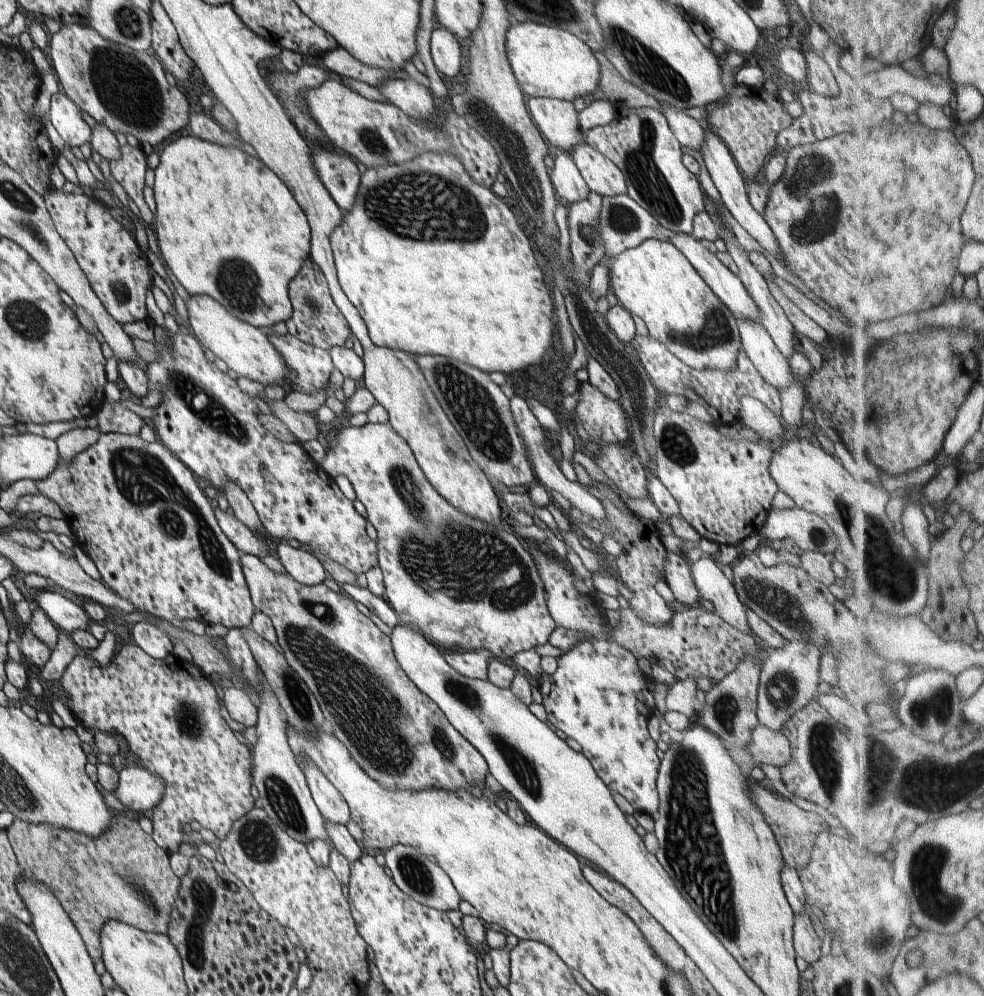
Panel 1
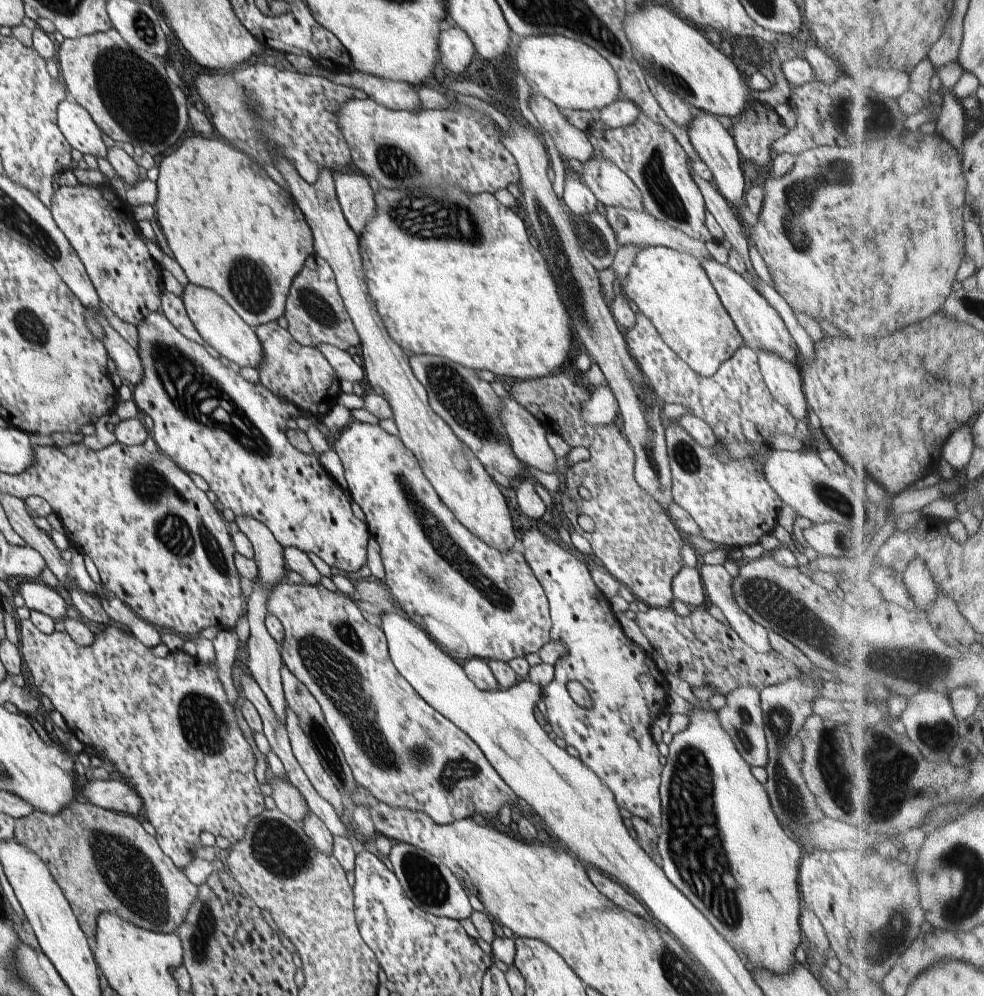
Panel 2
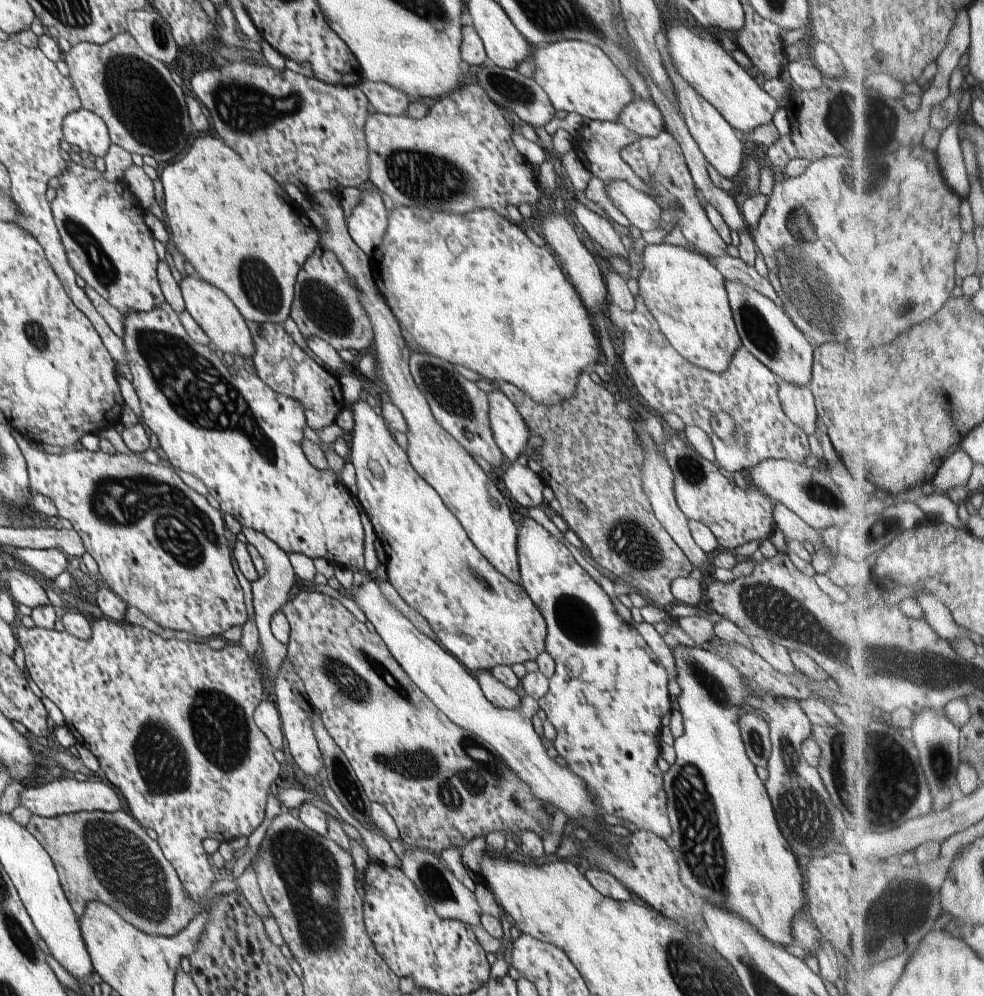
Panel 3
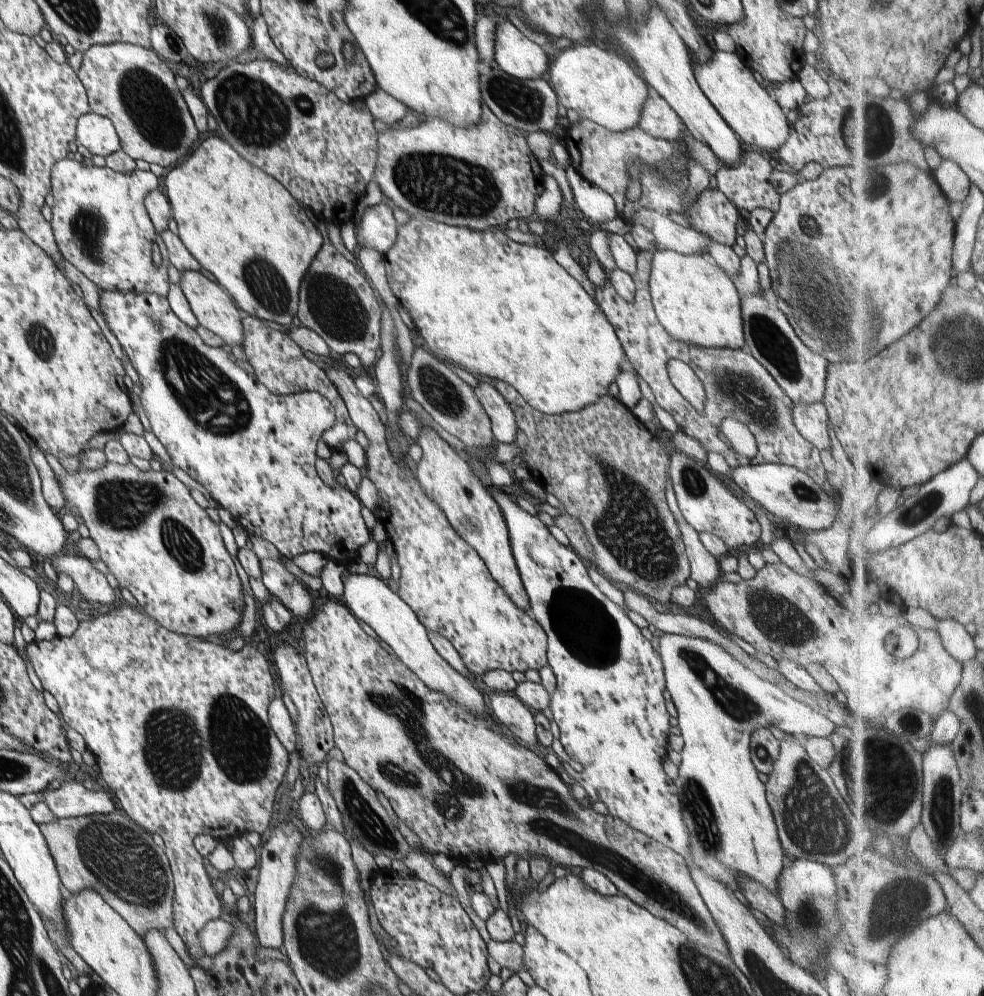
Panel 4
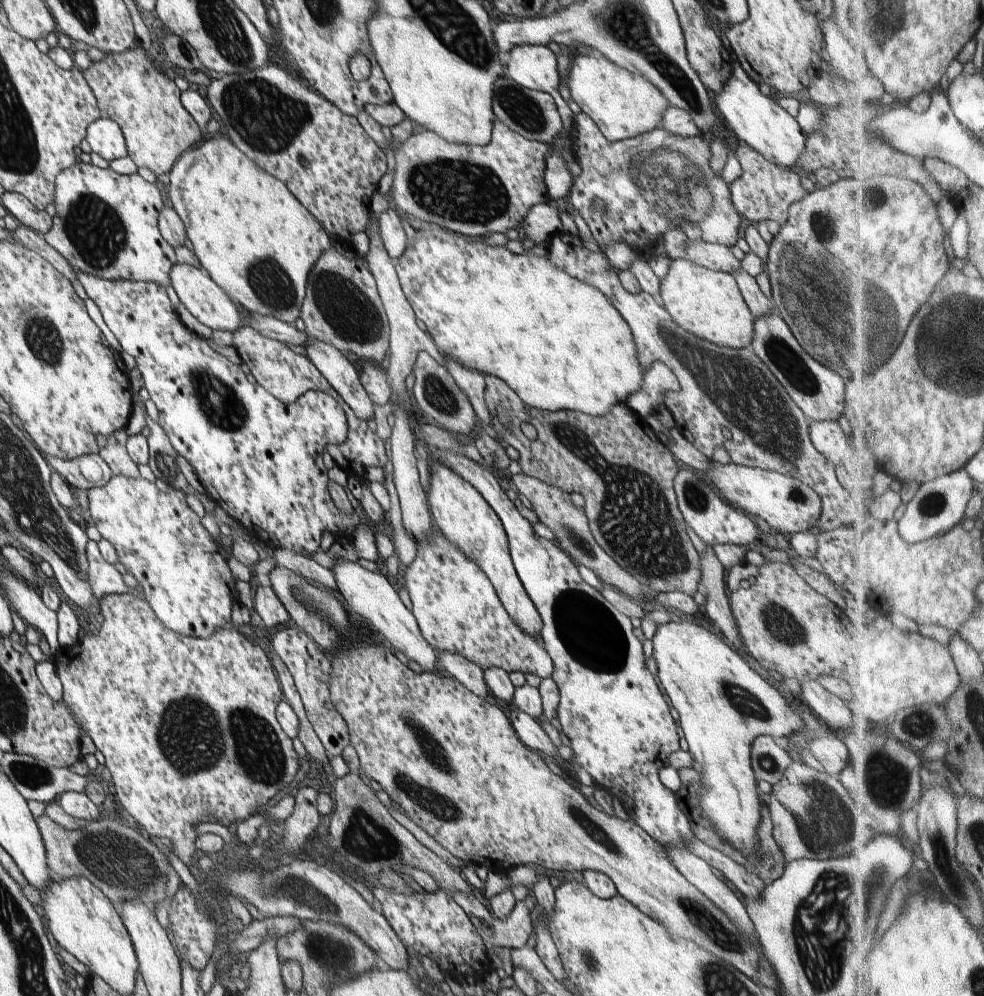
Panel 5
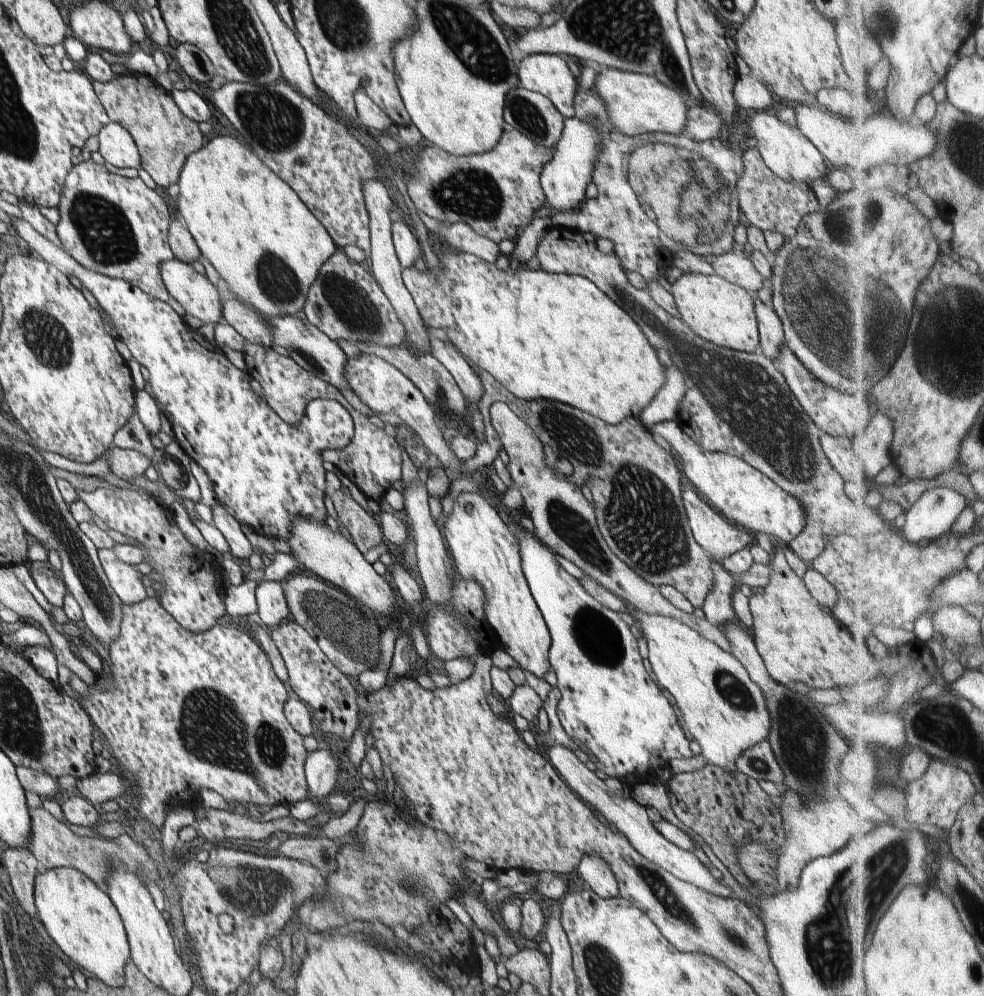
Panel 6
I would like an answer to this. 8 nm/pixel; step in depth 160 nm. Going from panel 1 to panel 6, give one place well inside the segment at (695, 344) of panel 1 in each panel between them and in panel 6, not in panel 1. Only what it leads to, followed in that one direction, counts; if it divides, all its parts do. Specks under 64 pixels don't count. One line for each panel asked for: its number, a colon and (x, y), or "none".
2: (671, 288)
3: (686, 294)
4: (696, 301)
5: (707, 303)
6: (723, 313)

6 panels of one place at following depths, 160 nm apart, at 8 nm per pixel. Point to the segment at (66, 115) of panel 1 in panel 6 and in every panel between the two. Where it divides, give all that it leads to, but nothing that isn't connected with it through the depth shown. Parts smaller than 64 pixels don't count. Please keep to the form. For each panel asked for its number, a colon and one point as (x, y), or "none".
2: (76, 125)
3: (85, 131)
4: (97, 133)
5: (105, 136)
6: (116, 145)

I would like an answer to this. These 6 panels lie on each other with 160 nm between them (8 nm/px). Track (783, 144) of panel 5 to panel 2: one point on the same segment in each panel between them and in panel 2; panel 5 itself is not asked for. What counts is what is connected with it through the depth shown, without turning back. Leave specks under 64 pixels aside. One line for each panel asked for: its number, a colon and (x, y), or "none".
2: (685, 61)
3: (714, 74)
4: (747, 108)

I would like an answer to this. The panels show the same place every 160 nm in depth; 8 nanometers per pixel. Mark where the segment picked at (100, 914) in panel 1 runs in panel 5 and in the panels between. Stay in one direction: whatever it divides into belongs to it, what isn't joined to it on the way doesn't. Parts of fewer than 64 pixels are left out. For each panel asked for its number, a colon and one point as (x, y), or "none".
2: (104, 861)
3: (107, 856)
4: (110, 853)
5: (124, 865)

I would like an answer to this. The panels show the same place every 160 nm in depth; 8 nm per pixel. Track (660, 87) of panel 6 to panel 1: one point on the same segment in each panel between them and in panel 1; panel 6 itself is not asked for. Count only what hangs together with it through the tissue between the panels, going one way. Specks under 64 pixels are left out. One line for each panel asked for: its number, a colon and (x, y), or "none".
1: (548, 62)
2: (572, 75)
3: (577, 76)
4: (599, 85)
5: (623, 105)

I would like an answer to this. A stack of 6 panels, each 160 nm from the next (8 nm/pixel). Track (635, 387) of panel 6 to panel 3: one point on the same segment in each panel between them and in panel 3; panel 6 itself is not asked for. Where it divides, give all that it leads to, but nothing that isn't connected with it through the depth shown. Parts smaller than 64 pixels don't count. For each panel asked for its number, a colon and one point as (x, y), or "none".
3: (474, 290)
4: (498, 308)
5: (557, 342)

